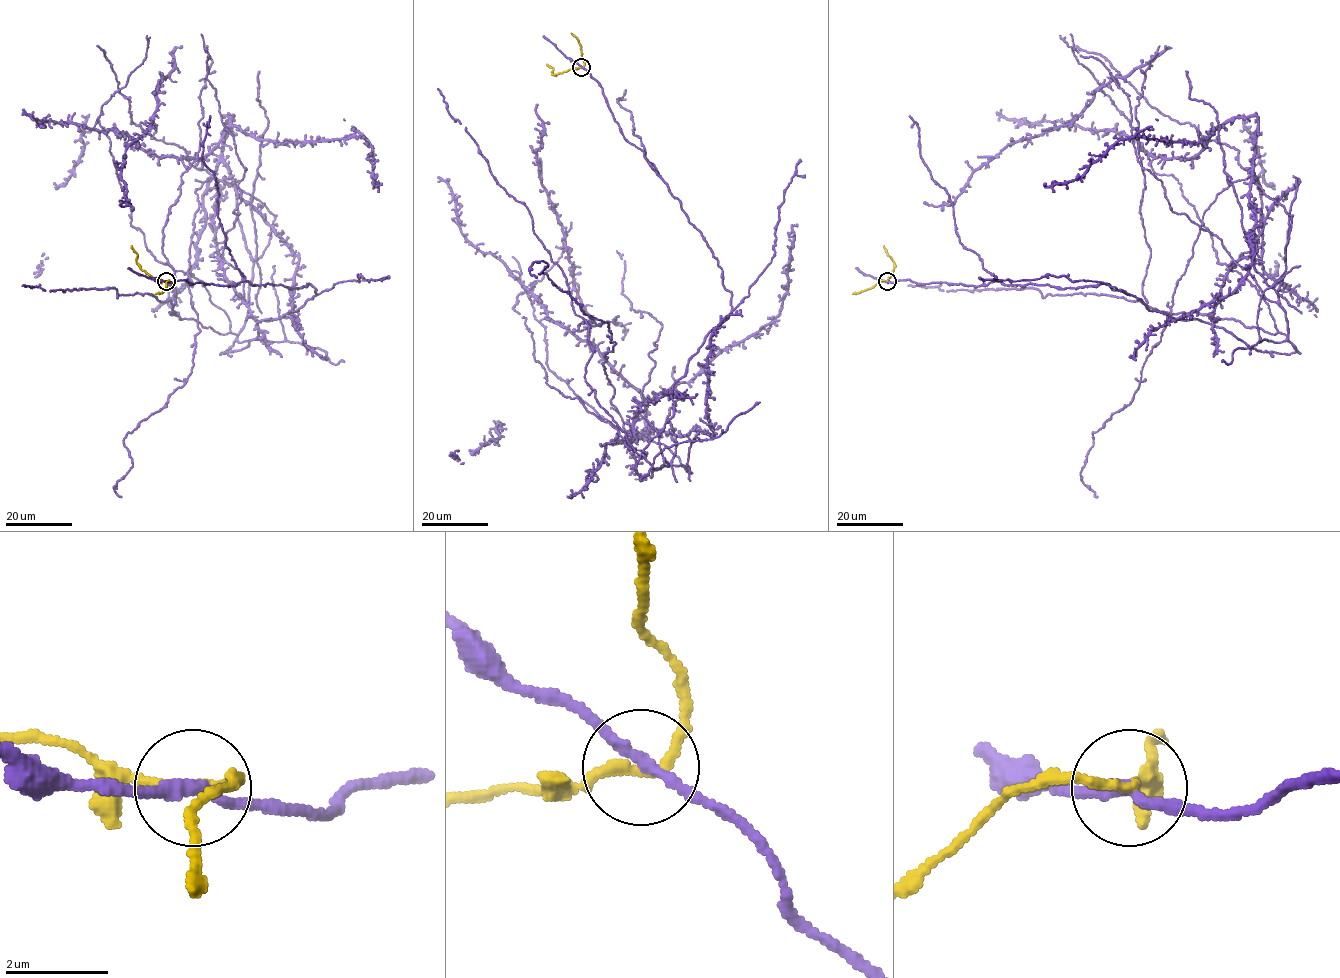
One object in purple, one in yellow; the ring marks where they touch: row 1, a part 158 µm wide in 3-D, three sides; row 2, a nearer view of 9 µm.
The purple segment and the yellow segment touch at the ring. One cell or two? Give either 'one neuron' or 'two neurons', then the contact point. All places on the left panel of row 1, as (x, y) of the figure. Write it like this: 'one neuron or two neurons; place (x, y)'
two neurons; place (166, 281)

